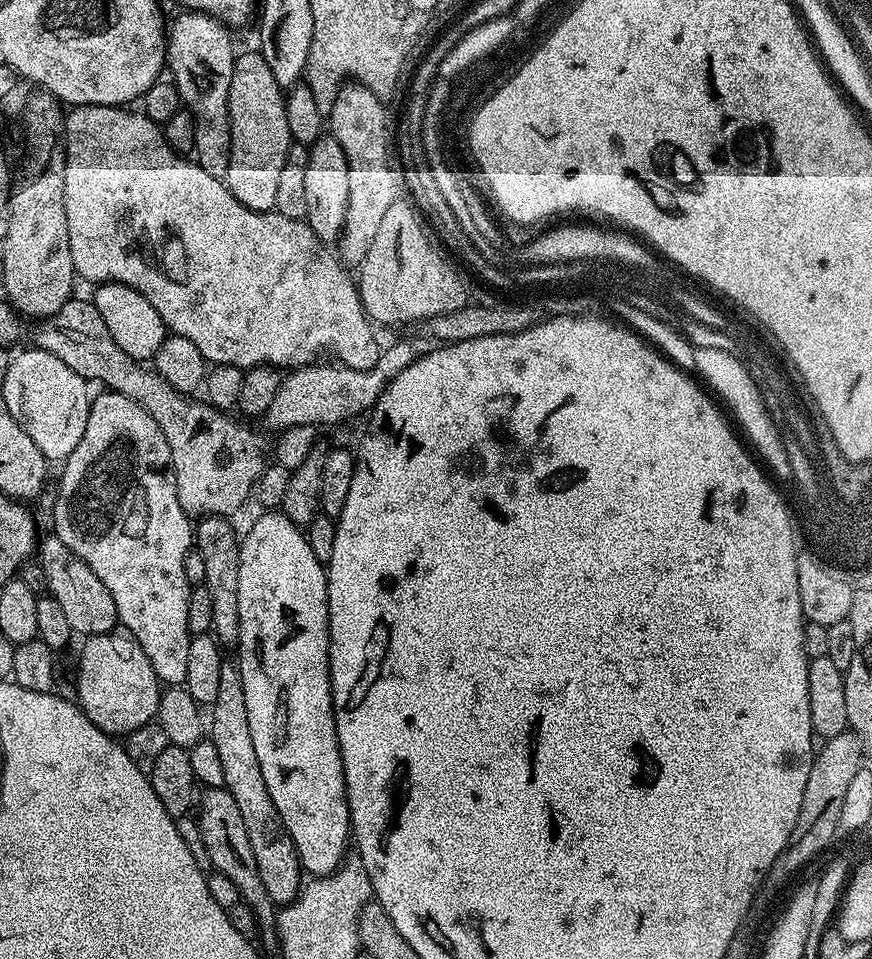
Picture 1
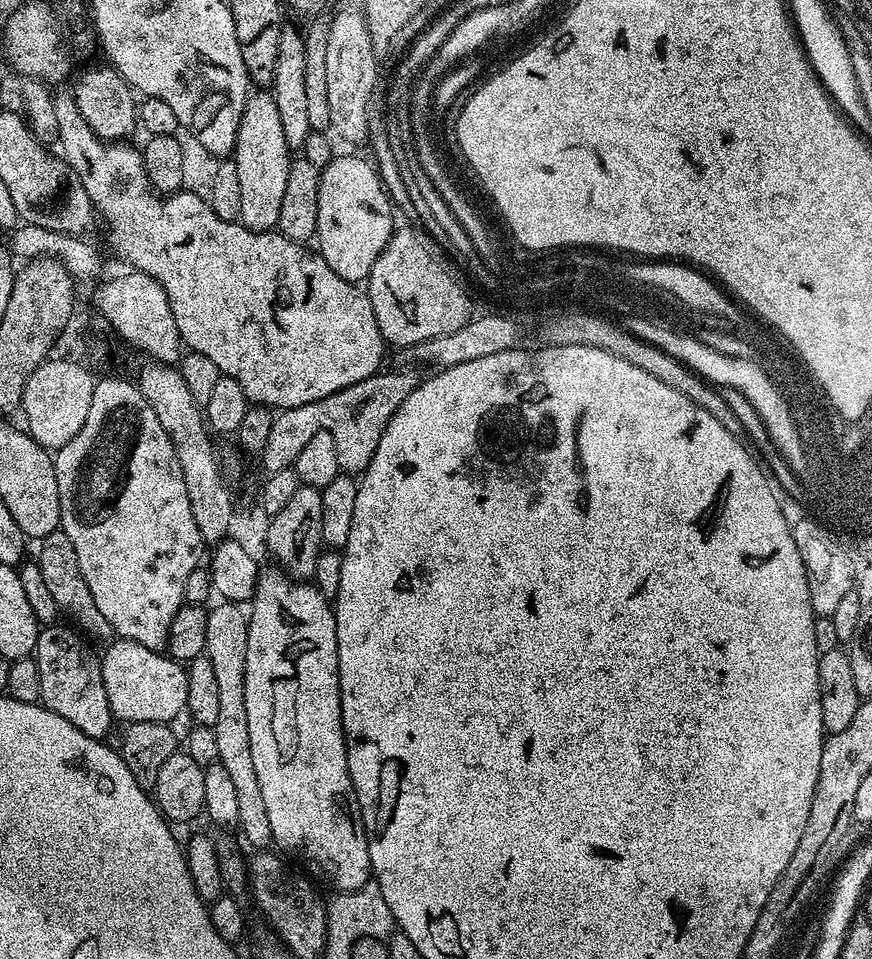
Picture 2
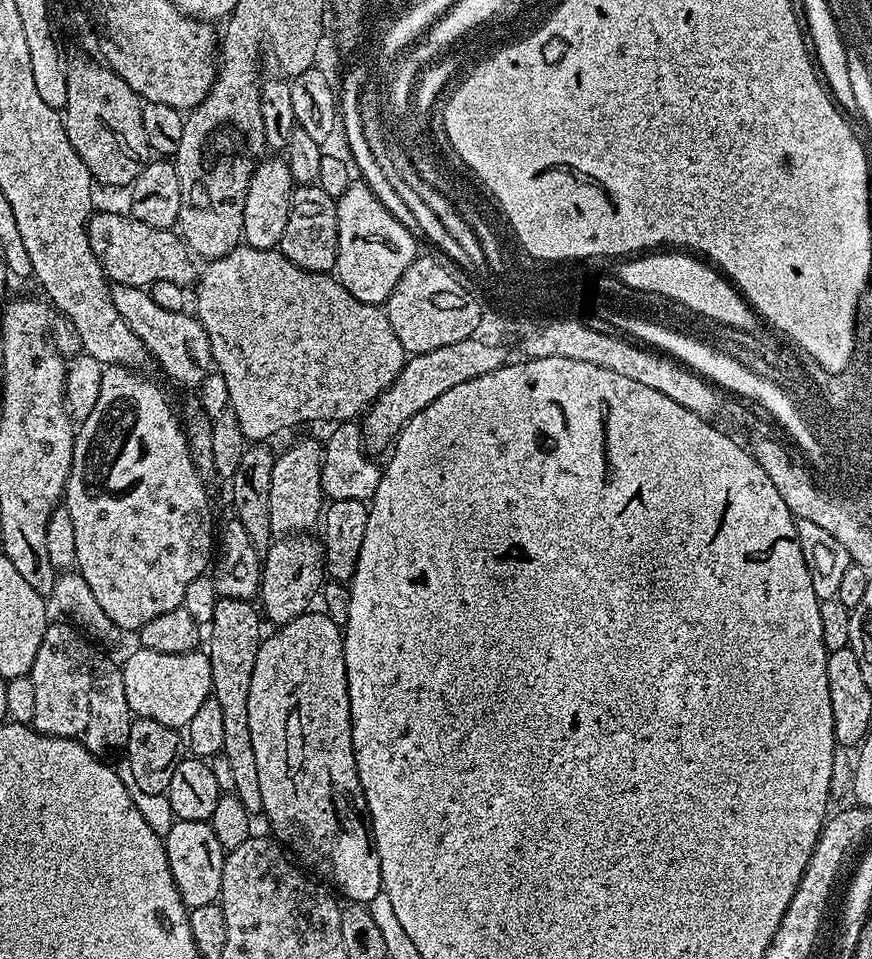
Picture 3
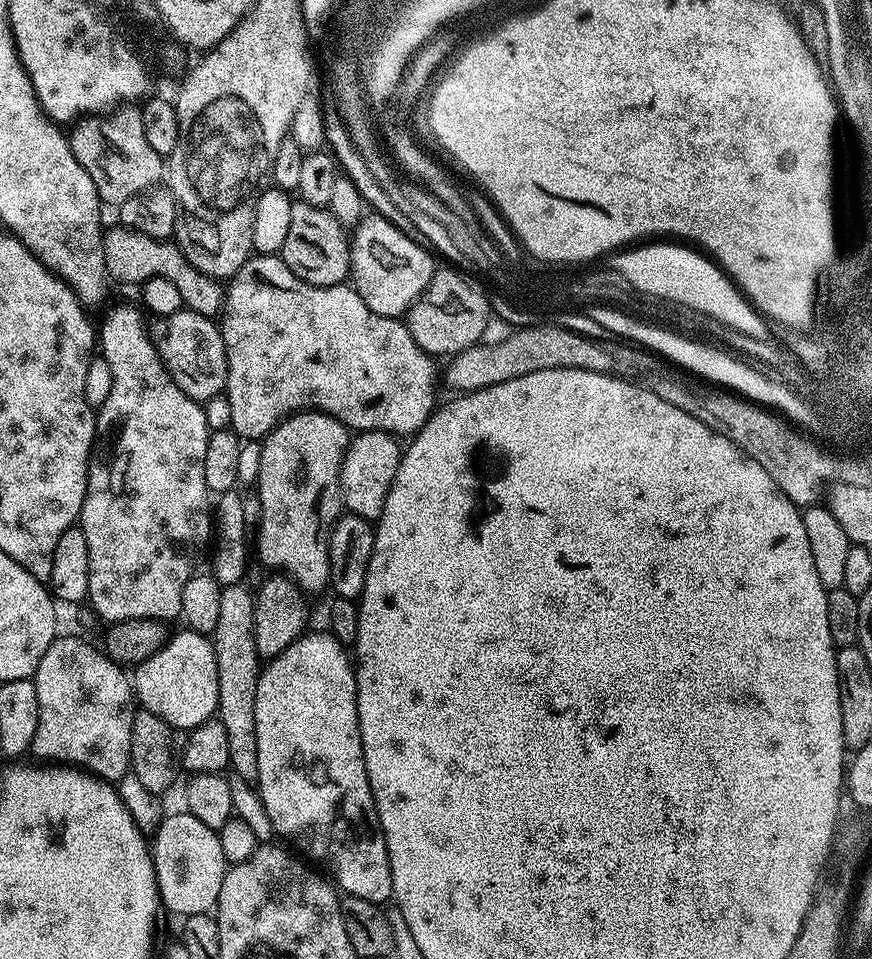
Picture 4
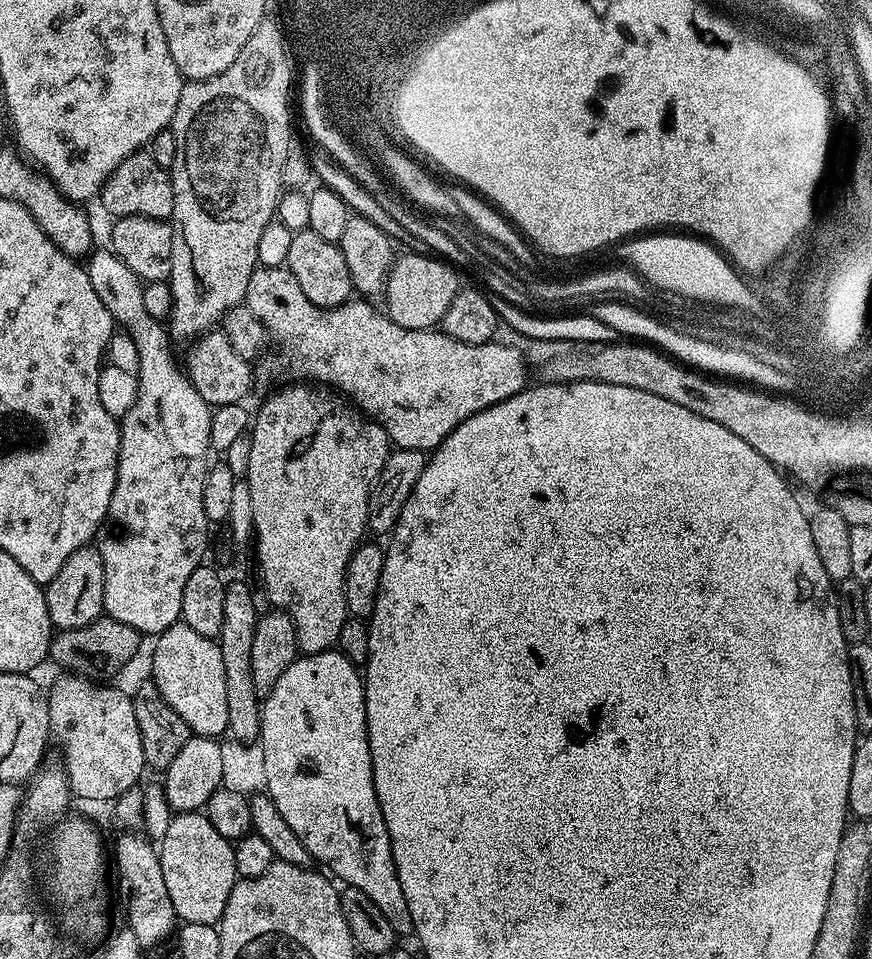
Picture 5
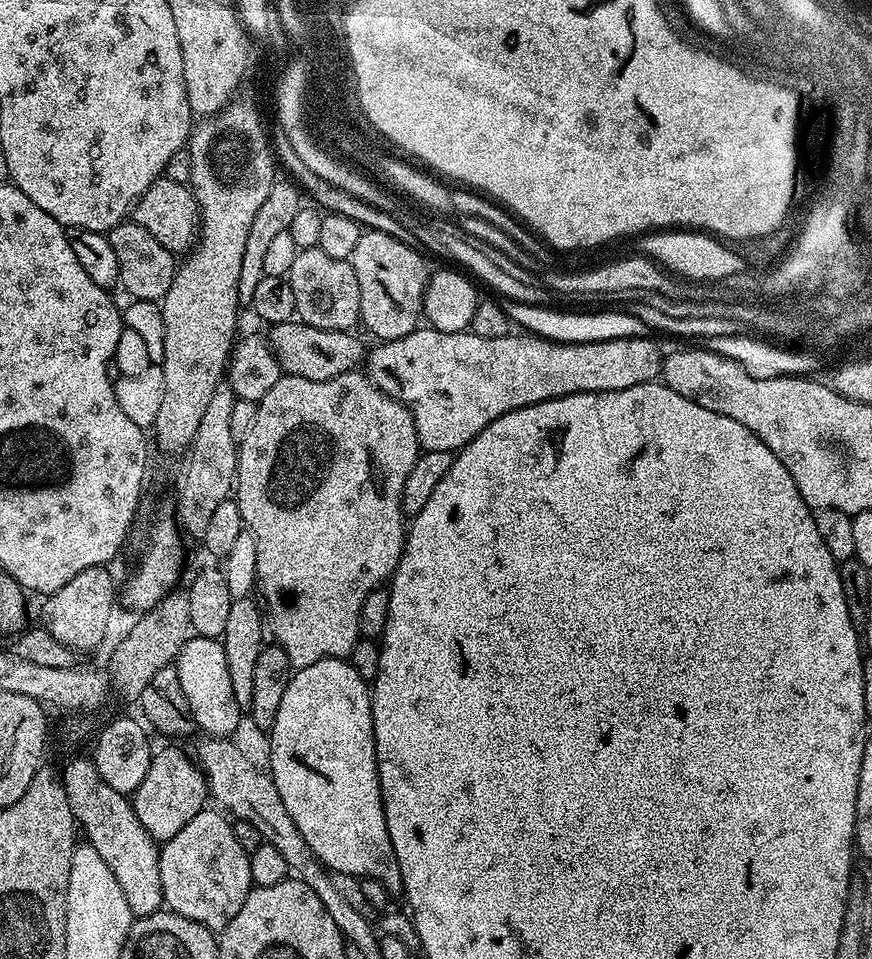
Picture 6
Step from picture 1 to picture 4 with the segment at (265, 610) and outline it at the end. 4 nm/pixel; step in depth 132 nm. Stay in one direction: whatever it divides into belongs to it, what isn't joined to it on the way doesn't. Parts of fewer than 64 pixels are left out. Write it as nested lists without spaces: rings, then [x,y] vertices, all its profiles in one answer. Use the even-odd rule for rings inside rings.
[[[309,631],[307,634],[299,636],[290,646],[286,646],[286,650],[282,654],[278,654],[273,660],[267,661],[260,669],[258,690],[254,698],[254,726],[256,727],[256,737],[258,738],[258,774],[256,775],[255,783],[258,785],[258,791],[262,798],[262,806],[266,806],[266,814],[270,814],[272,831],[277,837],[285,836],[289,840],[287,843],[293,849],[301,848],[301,850],[296,850],[303,853],[309,861],[317,860],[317,862],[312,861],[317,865],[328,864],[329,873],[327,872],[327,875],[331,877],[335,887],[341,893],[357,896],[358,898],[366,898],[366,902],[374,902],[384,906],[392,900],[392,871],[390,870],[386,838],[382,834],[382,826],[376,813],[376,803],[372,797],[370,782],[366,774],[366,762],[364,761],[364,751],[362,750],[362,734],[360,733],[360,723],[358,722],[356,669],[349,653],[348,656],[344,653],[347,652],[345,645],[339,644],[327,631],[311,632]]]

